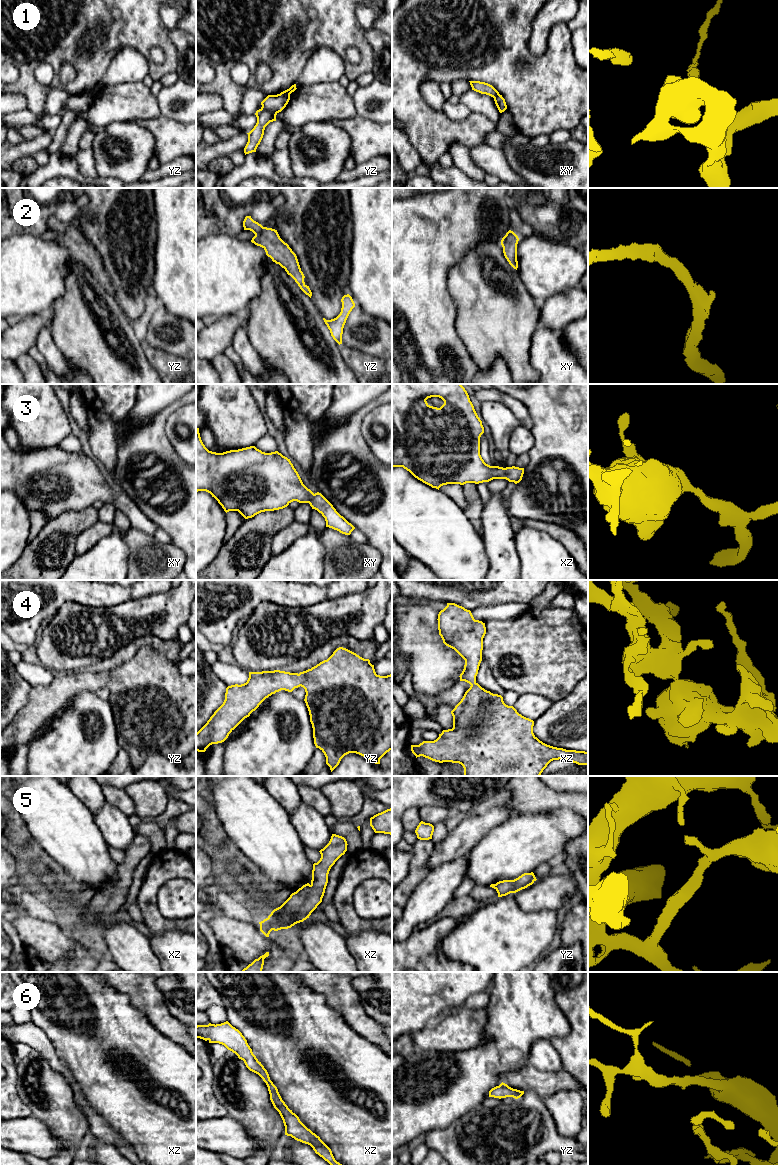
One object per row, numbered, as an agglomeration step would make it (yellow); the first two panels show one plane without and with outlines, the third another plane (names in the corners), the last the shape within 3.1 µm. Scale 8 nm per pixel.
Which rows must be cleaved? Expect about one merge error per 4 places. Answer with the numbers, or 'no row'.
1

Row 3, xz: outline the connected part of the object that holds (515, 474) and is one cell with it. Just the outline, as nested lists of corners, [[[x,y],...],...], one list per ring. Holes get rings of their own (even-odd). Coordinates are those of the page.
[[[392,384],[392,467],[403,467],[418,480],[438,490],[441,486],[447,484],[479,484],[489,482],[493,479],[506,479],[515,484],[519,483],[522,480],[524,468],[515,466],[503,468],[499,466],[490,466],[484,462],[480,455],[480,437],[483,433],[484,427],[482,421],[474,409],[467,391],[461,384]],[[431,397],[441,398],[444,404],[440,408],[430,406],[426,400]]]

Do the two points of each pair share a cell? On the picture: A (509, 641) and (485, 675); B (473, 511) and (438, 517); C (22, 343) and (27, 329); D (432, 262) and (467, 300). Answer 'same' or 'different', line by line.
A: different
B: different
C: same
D: different

